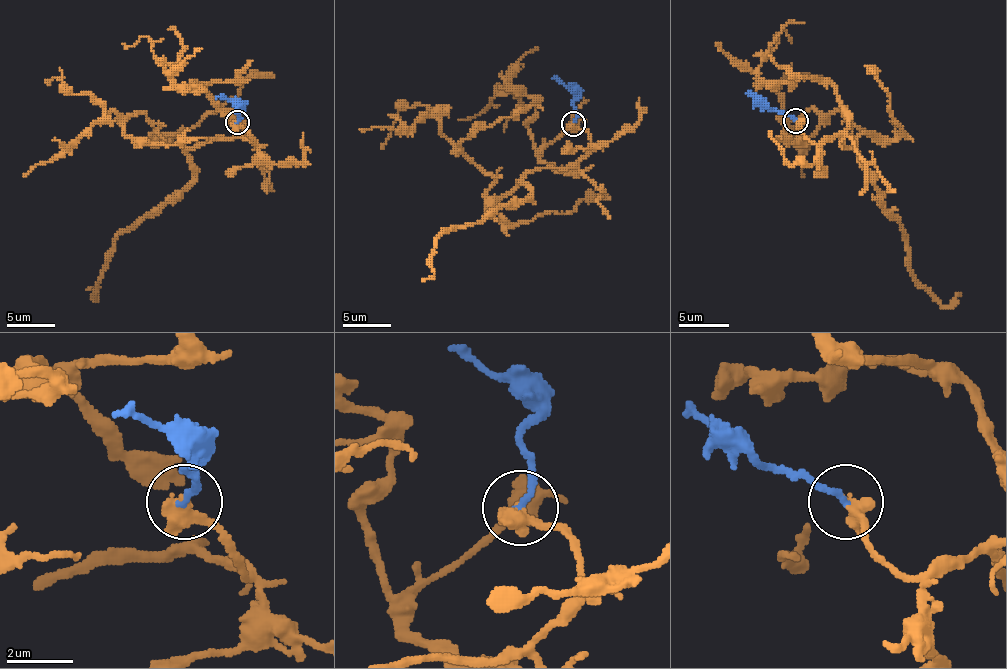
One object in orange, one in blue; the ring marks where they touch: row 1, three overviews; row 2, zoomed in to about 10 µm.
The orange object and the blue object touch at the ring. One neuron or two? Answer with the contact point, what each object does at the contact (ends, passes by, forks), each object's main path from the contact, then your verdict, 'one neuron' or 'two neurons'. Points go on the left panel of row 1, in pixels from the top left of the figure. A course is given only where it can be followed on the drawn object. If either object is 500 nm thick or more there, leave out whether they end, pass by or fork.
(237, 122) | orange via (238, 123), (254, 145), (192, 147), (151, 135), (158, 125), (144, 113), (105, 121), (88, 94), (45, 80) | blue via (238, 123), (238, 113), (242, 108), (221, 96), (216, 99) | one neuron

